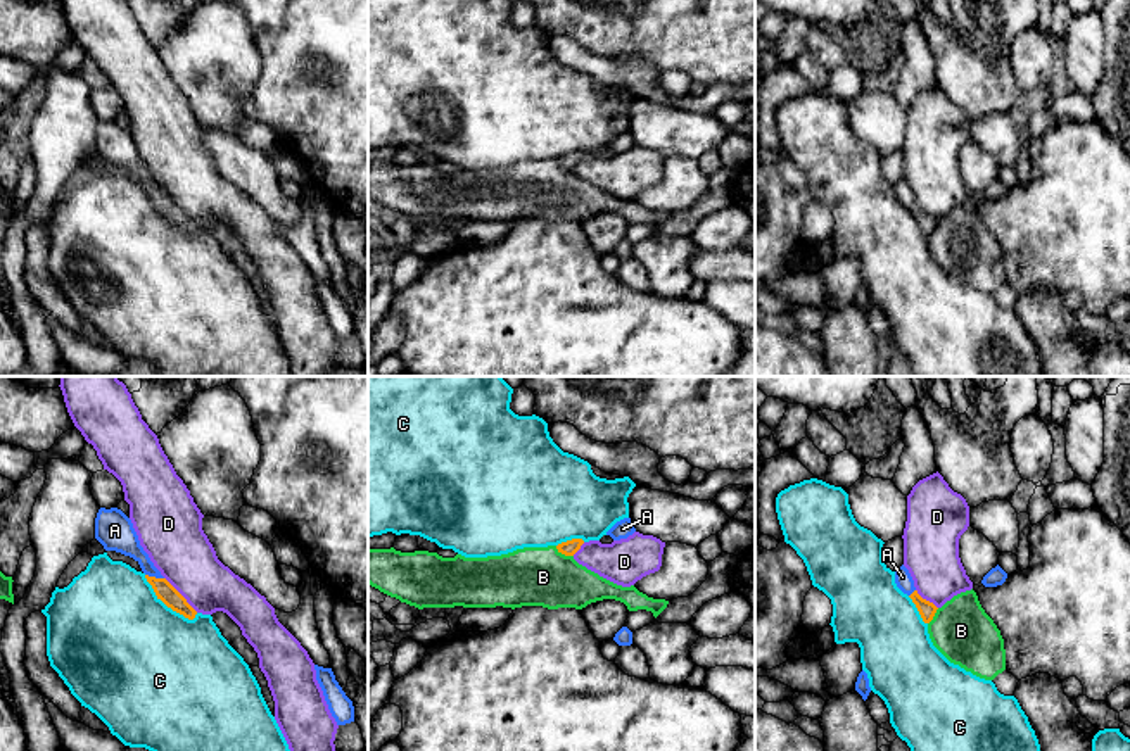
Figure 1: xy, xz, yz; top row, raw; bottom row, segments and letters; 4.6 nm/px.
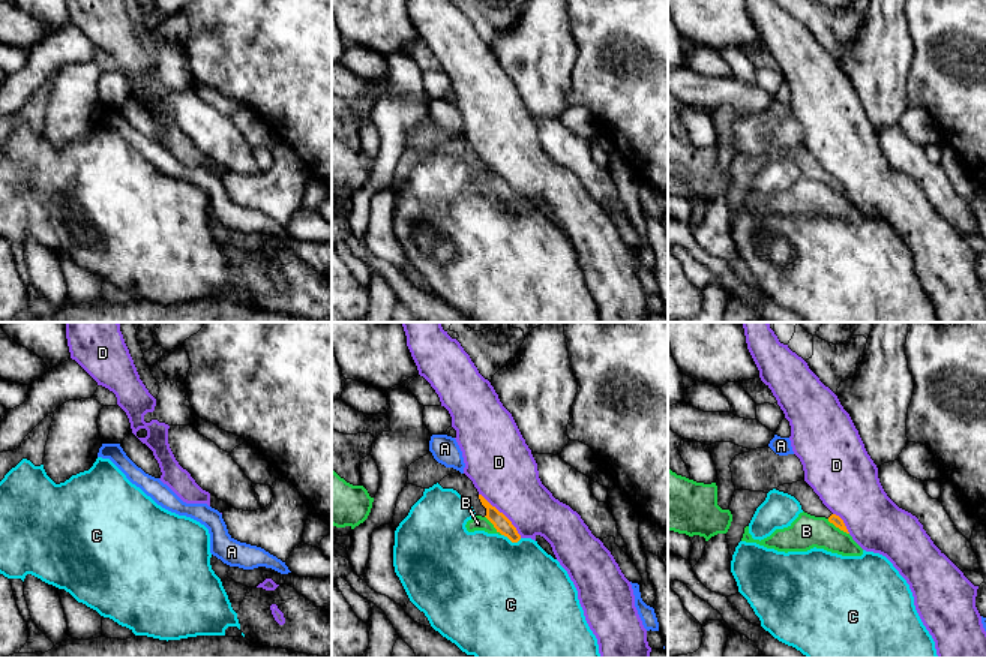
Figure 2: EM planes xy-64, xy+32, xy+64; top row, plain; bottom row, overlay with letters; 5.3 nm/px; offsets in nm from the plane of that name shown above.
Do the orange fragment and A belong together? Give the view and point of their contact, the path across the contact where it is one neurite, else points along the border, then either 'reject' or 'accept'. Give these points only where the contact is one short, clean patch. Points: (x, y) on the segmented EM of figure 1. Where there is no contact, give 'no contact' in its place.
xy (154, 577) | across xy (165, 591), (154, 577), (144, 560), (120, 536) | accept

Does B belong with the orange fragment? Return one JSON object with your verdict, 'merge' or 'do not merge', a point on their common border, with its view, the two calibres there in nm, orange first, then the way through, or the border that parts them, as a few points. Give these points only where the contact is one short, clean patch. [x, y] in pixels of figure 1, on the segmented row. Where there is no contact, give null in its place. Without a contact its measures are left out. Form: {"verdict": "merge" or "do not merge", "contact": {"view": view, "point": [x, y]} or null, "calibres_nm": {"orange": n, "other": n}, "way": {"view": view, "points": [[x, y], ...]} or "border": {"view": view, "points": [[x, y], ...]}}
{"verdict": "do not merge", "contact": {"view": "xz", "point": [564, 553]}, "calibres_nm": {"orange": 70, "other": 280}, "border": {"view": "xz", "points": [[555, 546], [572, 556]]}}

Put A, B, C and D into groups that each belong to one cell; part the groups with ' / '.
A / B / C / D

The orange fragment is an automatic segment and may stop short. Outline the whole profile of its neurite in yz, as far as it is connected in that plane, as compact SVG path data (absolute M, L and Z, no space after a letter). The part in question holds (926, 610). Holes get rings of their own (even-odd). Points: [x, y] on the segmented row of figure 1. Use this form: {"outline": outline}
{"outline": "M904 565L895 571L895 584L904 594L907 594L912 599L923 622L930 623L938 608L917 594L914 580Z"}

